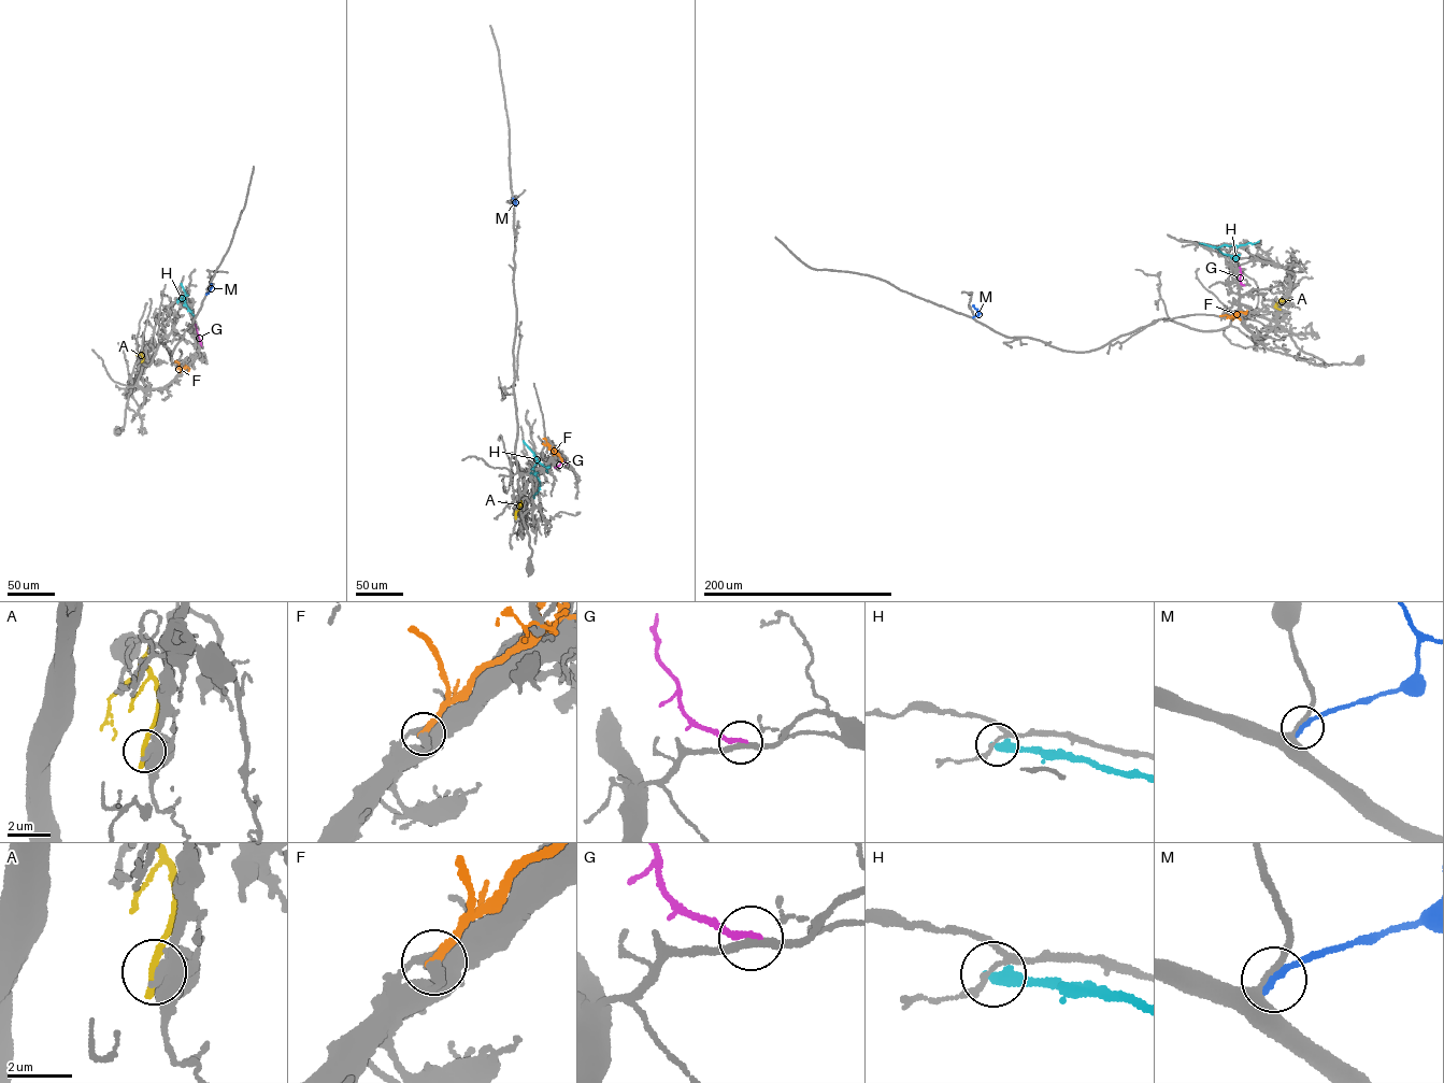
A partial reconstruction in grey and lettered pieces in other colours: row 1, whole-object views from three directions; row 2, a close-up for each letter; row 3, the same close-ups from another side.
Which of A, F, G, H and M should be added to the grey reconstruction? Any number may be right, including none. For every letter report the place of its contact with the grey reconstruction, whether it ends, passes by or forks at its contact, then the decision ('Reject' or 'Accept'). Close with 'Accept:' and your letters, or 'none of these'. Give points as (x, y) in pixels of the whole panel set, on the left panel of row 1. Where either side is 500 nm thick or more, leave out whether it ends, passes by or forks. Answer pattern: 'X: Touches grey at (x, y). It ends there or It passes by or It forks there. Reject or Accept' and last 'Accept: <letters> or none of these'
A: Touches grey at (141, 362). Reject
F: Touches grey at (180, 372). It ends there. Reject
G: Touches grey at (201, 345). It ends there. Reject
H: Touches grey at (181, 283). It ends there. Reject
M: Touches grey at (206, 294). It ends there. Reject
Accept: none of these

